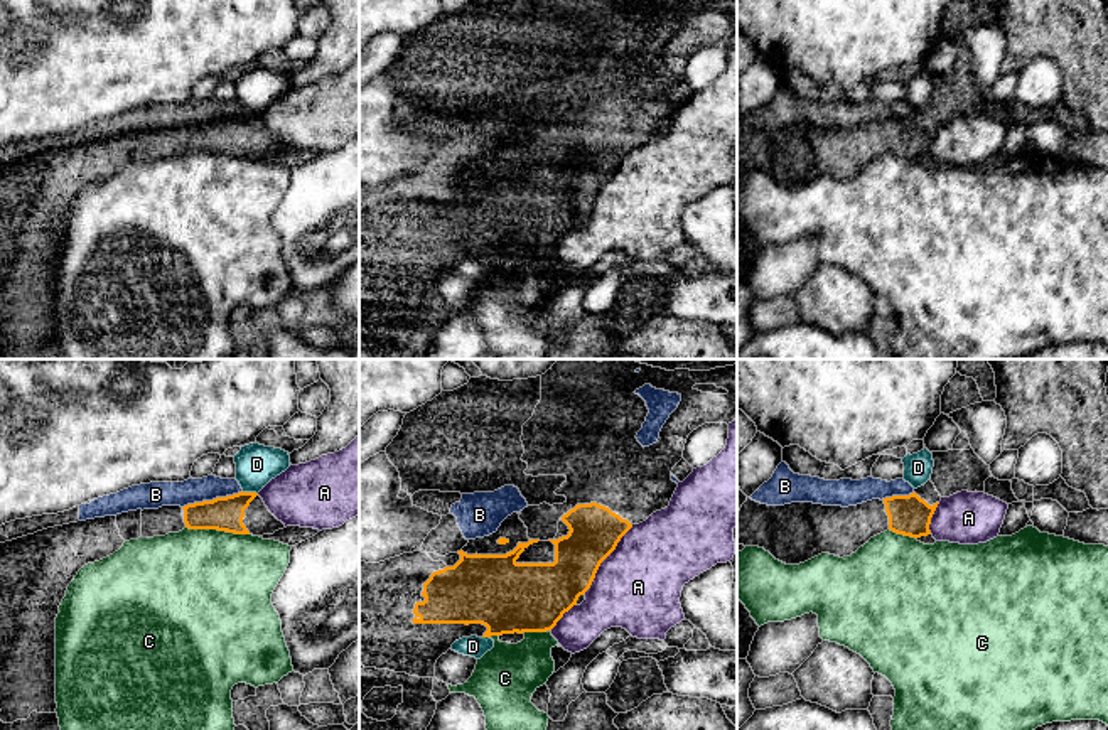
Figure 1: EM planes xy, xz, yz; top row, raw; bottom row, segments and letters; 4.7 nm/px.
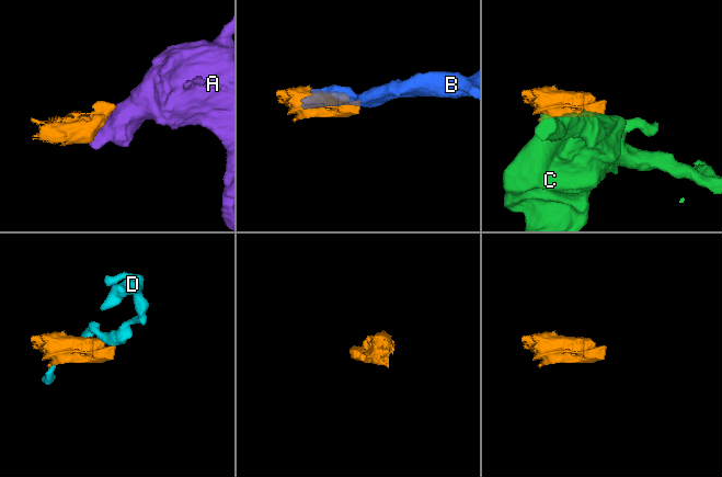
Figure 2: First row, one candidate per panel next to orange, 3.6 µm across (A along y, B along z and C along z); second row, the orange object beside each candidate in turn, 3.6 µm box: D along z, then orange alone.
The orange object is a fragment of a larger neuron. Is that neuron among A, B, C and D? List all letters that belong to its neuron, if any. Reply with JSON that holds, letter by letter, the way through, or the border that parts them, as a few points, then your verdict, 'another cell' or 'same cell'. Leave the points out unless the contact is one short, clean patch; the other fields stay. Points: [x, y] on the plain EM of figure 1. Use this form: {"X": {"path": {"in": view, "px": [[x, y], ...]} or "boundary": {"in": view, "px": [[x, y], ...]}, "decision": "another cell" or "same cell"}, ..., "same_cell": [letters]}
{"A": {"decision": "another cell"}, "B": {"decision": "same cell"}, "C": {"decision": "another cell"}, "D": {"decision": "another cell"}, "same_cell": ["B"]}

